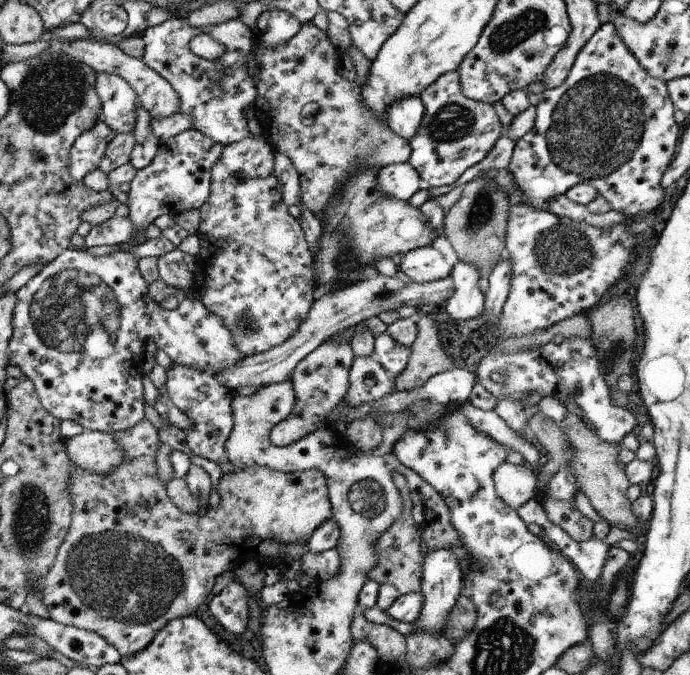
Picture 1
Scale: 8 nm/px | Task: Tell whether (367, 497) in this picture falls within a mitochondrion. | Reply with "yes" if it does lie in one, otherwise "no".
yes

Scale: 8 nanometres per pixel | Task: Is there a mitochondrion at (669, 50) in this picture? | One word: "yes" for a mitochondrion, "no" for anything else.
yes

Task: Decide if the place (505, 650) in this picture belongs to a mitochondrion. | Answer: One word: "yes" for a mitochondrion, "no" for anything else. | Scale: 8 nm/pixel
yes

